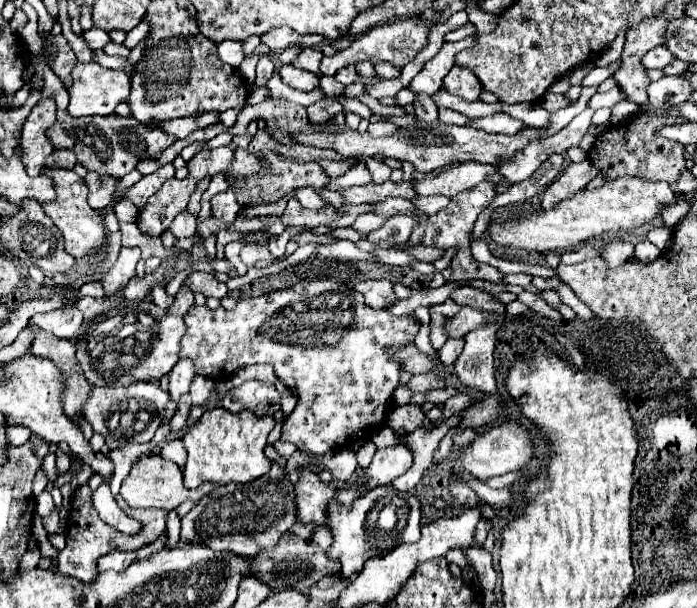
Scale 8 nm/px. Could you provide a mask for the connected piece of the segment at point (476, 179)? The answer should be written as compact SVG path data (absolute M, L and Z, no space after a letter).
M467 161L465 165L457 165L443 175L423 175L415 171L415 191L417 195L445 195L455 197L461 191L469 191L483 181L499 185L505 177L499 173L495 165L481 165L477 161Z

